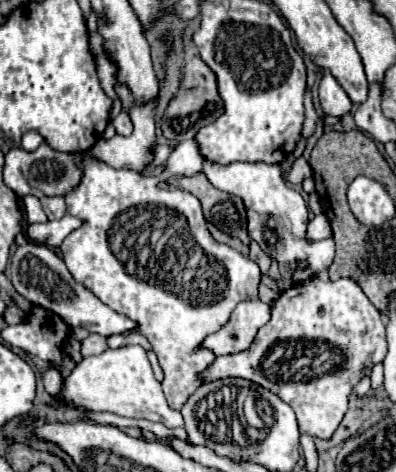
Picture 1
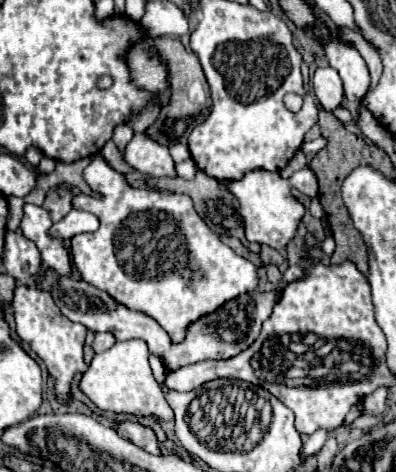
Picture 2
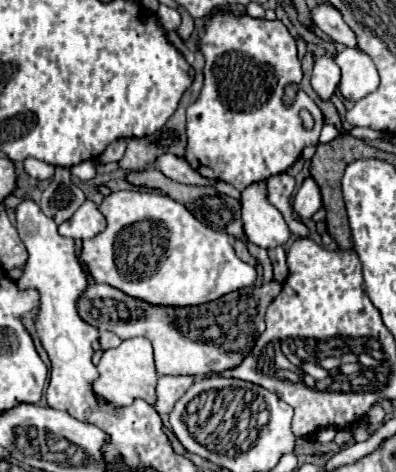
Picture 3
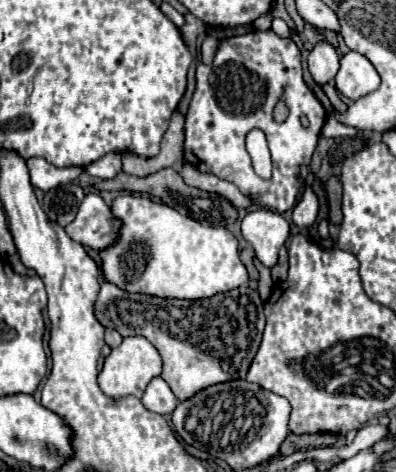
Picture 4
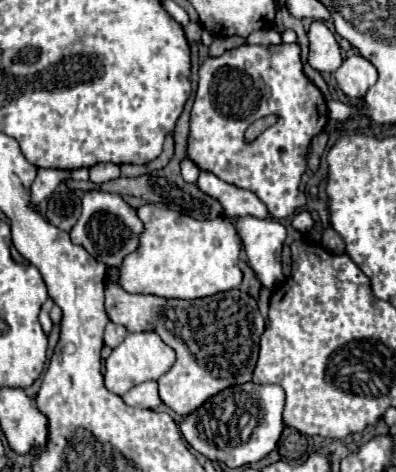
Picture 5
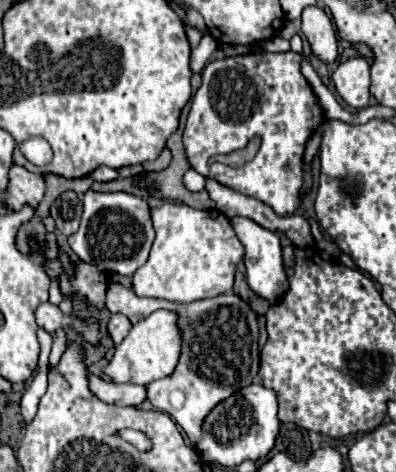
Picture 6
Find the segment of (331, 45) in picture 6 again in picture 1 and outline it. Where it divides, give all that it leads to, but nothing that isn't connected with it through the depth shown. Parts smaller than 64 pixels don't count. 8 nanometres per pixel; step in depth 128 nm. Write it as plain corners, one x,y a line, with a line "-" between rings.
328,72
324,74
318,92
320,92
320,106
322,106
324,114
342,118
344,114
350,112
352,100
350,100
348,94
342,90
342,86
332,78
332,74
328,74

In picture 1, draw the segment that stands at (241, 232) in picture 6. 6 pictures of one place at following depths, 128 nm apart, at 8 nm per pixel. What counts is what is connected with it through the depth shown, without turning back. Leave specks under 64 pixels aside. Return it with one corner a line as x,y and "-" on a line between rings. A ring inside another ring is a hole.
202,158
202,172
206,178
218,188
228,194
242,196
248,216
248,234
252,240
258,242
258,246
274,260
278,260
280,266
288,270
298,268
298,278
292,278
292,284
302,284
312,278
316,278
320,272
328,270
335,257
335,242
333,238
312,242
306,238
308,228
308,208
304,198
286,186
282,178
282,170
278,164
260,164
260,162
236,162
236,164
212,164
210,160
-
272,224
272,226
270,226
-
266,238
274,242
268,242
-
306,264
306,266
302,266

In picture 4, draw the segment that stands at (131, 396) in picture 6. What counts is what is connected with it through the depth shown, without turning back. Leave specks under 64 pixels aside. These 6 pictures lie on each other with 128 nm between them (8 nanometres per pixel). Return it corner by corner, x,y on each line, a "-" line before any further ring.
154,378
144,396
142,396
142,404
150,410
150,412
156,412
156,414
162,414
162,416
168,416
174,408
176,408
176,396
174,392
168,388
166,380
164,378

